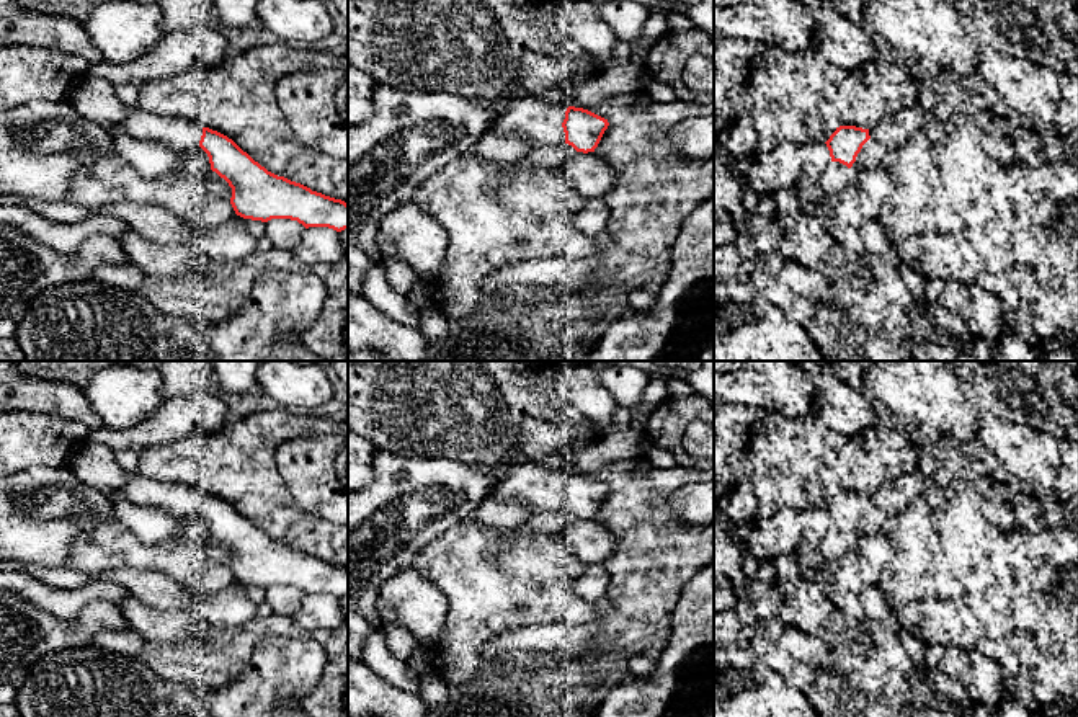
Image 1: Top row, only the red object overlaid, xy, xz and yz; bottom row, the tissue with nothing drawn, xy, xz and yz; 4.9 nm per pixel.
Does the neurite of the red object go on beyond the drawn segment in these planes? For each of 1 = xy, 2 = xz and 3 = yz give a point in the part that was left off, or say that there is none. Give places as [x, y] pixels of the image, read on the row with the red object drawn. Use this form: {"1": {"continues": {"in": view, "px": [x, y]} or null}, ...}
{"1": {"continues": {"in": "xy", "px": [182, 136]}}, "2": {"continues": {"in": "xz", "px": [539, 123]}}, "3": {"continues": null}}

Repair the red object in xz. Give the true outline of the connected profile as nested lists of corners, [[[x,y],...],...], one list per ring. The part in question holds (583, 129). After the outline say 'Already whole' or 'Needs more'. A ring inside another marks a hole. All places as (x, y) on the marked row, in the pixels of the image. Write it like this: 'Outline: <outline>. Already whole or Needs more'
Outline: [[[523,96],[495,109],[490,131],[516,134],[531,147],[568,144],[577,152],[588,154],[595,152],[608,126],[608,119],[588,109]]]. Needs more

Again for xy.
Outline: [[[140,106],[129,108],[127,116],[113,126],[119,127],[132,139],[160,142],[167,145],[176,157],[193,154],[201,147],[209,157],[211,170],[224,178],[232,188],[230,204],[235,214],[243,219],[261,222],[268,222],[271,219],[291,219],[297,220],[305,229],[328,227],[336,232],[348,229],[348,204],[345,201],[312,191],[301,183],[268,171],[247,152],[243,152],[232,139],[217,131],[203,127],[198,122],[185,118],[150,114]]]. Needs more

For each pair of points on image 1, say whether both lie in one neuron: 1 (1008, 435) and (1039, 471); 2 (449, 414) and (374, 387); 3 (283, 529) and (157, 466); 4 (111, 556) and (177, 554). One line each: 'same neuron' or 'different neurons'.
1: same neuron
2: same neuron
3: same neuron
4: same neuron

